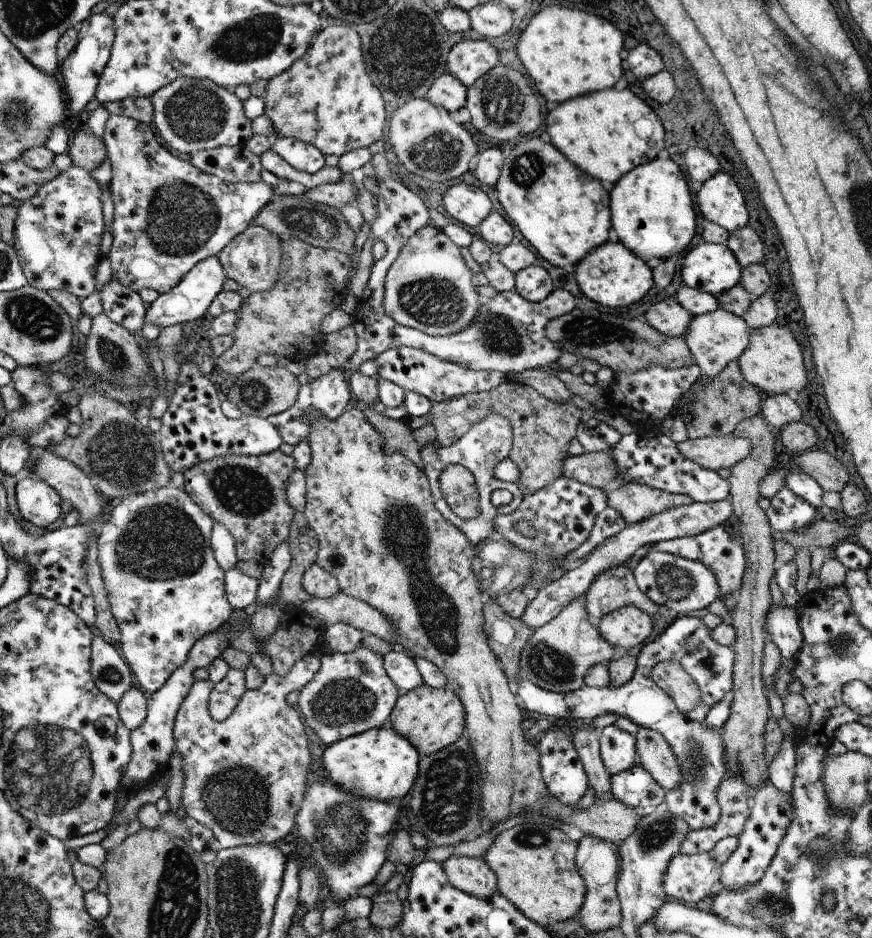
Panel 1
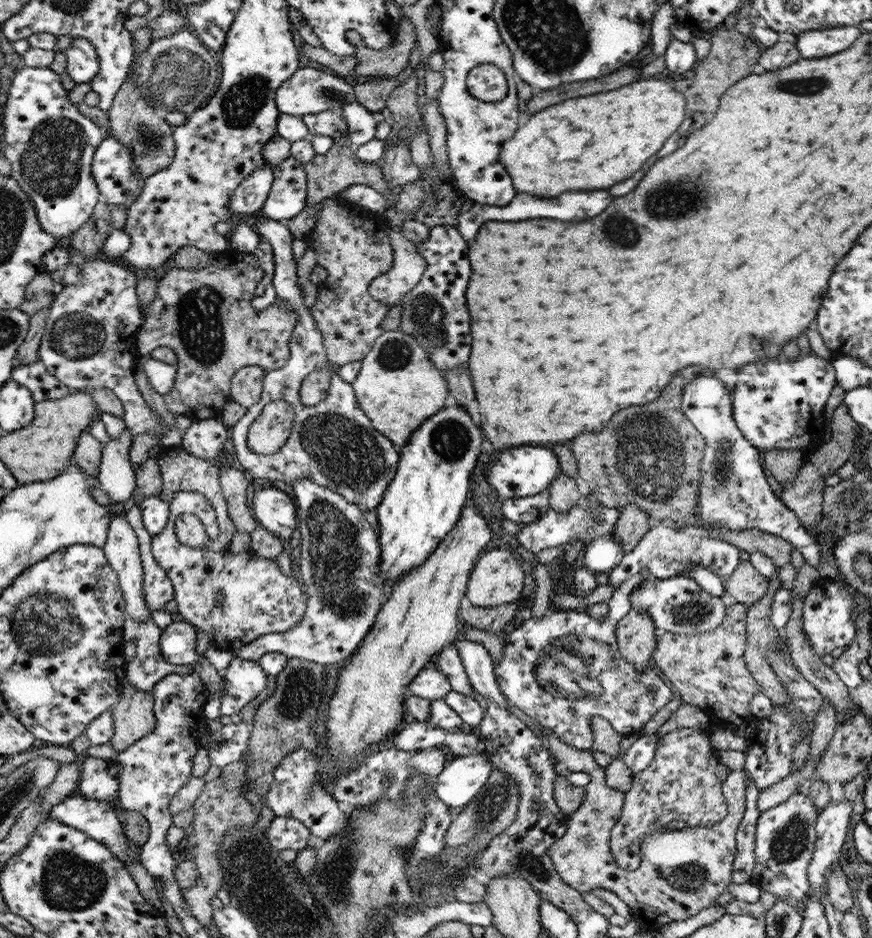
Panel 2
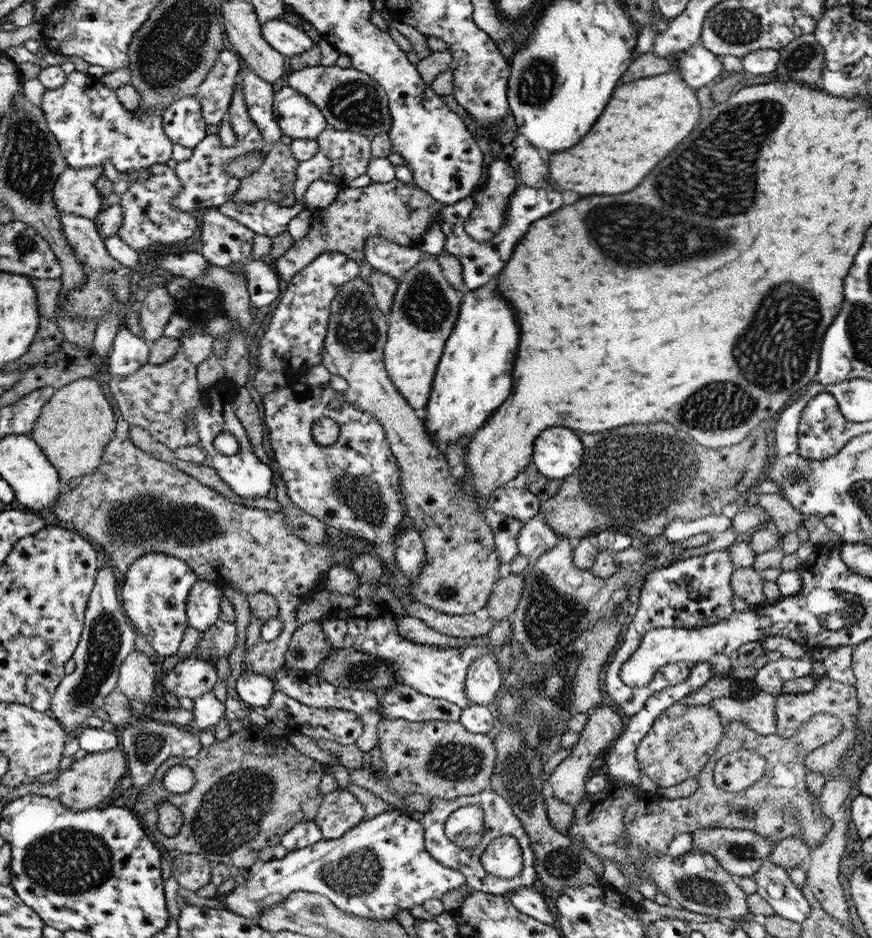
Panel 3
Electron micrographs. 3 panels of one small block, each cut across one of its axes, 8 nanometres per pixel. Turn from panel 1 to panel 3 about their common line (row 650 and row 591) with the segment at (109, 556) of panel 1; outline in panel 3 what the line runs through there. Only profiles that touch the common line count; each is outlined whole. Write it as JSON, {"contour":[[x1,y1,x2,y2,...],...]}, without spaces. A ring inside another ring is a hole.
{"contour":[[148,553,135,560,132,568,124,576,123,607,128,617,136,625,137,632,148,640,158,655,165,657,174,655,182,642,182,634,185,633,189,622,186,622,187,602,192,588,200,581,198,574,190,565,179,557,162,553]]}

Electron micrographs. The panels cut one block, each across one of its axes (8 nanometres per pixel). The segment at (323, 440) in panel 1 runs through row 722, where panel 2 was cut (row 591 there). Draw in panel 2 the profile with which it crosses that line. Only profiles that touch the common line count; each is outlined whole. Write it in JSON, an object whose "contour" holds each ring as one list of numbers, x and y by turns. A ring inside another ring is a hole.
{"contour":[[499,547,485,551,482,556,478,557,465,592,474,606,482,608,497,607,514,603,522,598,521,592,524,588,524,578,526,576,524,576,524,570,514,555,513,547]]}

